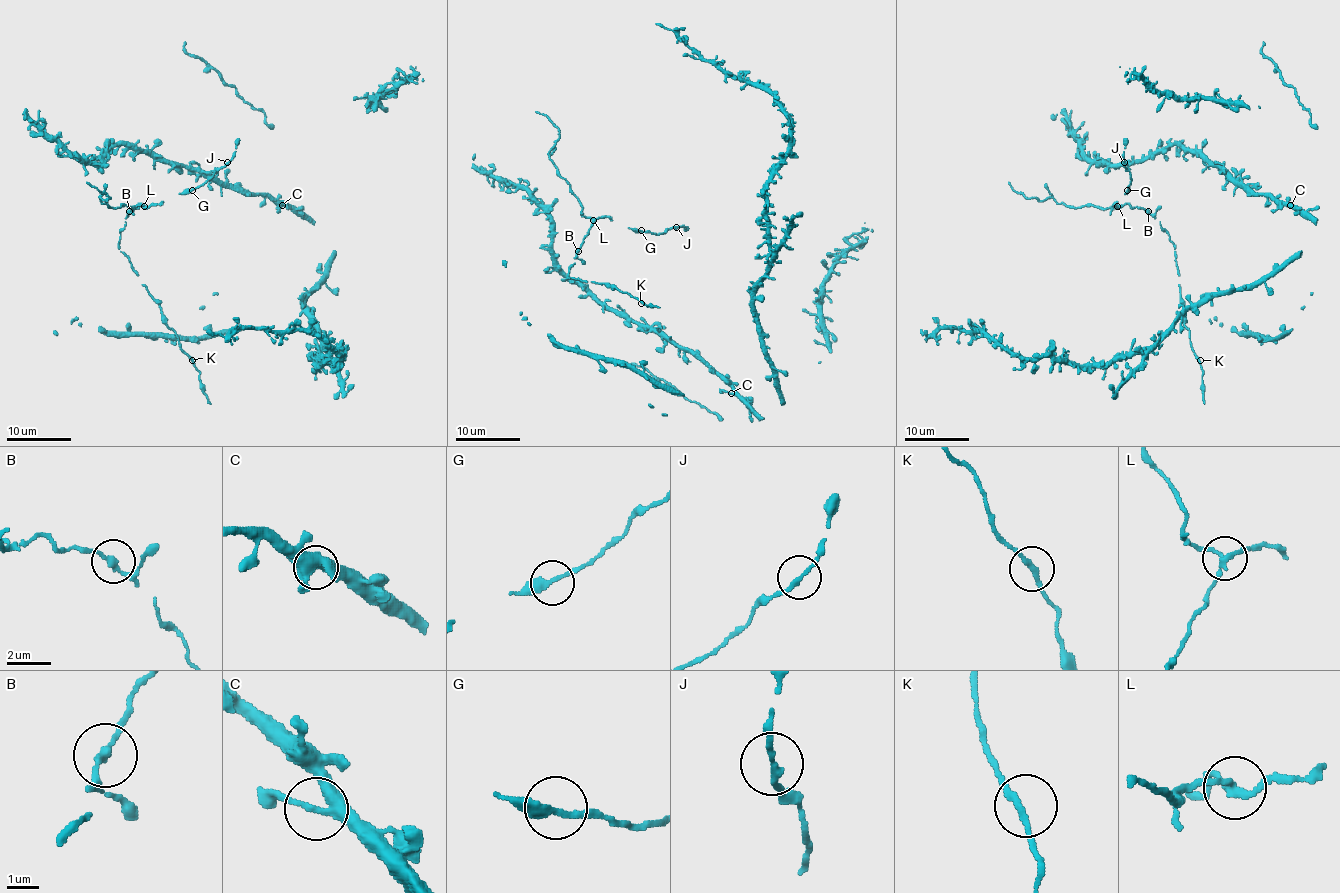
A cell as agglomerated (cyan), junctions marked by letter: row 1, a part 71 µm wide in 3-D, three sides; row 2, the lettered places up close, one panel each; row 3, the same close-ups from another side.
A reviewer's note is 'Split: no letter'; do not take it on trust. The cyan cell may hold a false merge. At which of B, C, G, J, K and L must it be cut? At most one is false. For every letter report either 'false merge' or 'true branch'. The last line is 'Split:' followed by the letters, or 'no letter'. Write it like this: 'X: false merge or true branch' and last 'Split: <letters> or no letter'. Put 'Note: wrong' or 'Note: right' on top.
Note: wrong
B: true branch
C: true branch
G: true branch
J: true branch
K: true branch
L: false merge
Split: L

